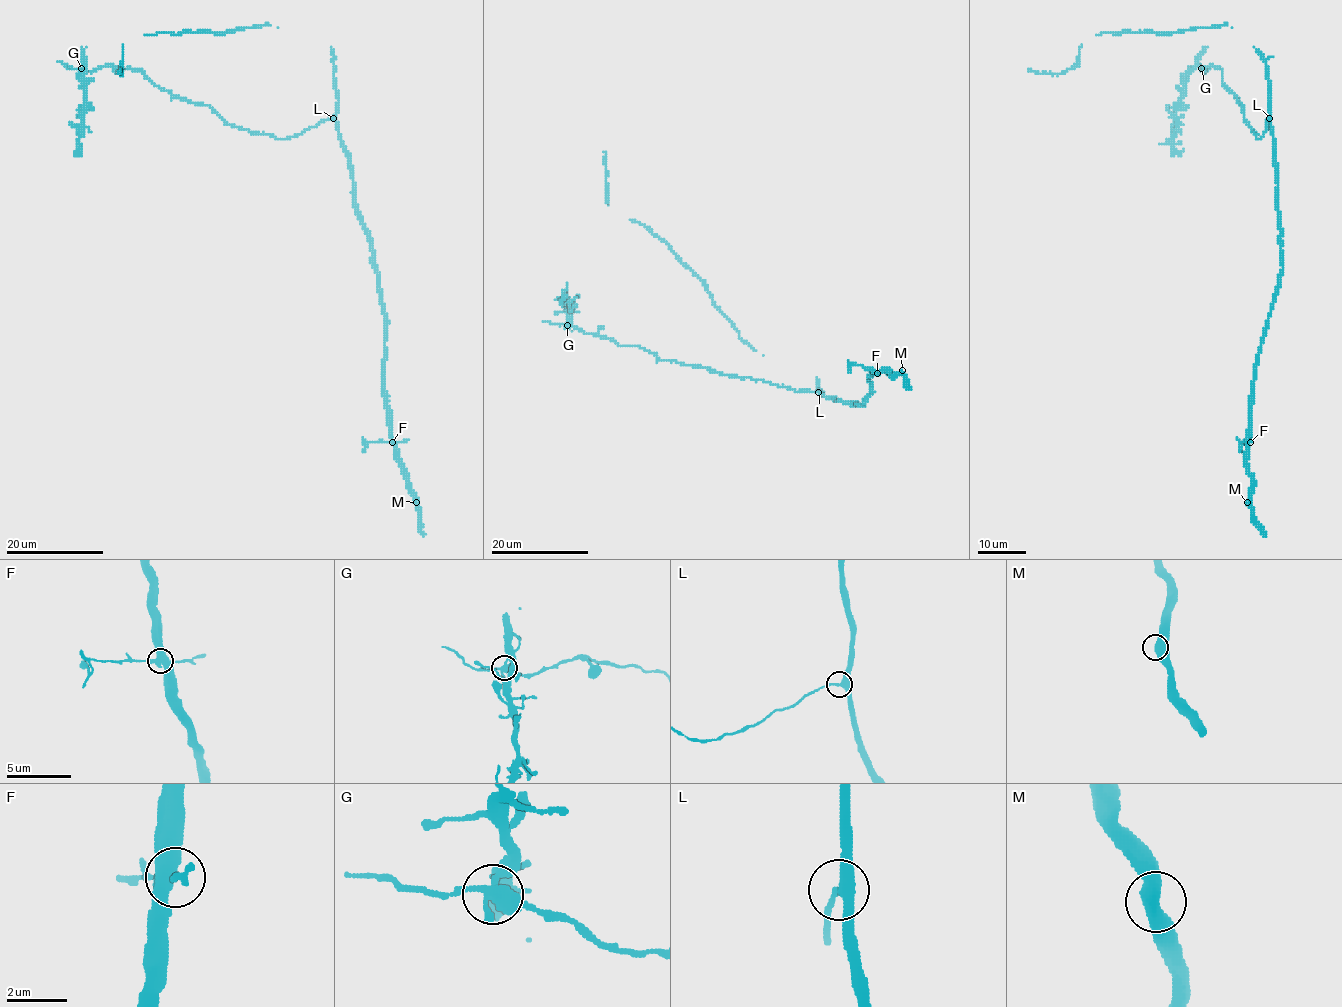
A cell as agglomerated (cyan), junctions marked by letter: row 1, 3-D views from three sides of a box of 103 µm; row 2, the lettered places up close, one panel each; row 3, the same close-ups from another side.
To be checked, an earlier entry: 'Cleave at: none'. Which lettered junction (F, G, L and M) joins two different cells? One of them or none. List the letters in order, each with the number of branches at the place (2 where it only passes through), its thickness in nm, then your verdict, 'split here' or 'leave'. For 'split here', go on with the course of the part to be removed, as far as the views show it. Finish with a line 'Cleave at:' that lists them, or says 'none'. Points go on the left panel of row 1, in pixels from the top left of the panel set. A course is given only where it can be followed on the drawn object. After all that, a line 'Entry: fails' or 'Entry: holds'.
F: 4 | 440 nm | split here | (392, 441), (366, 442), (367, 445), (362, 442)
G: 4 | 360 nm | leave
L: 3 | 300 nm | leave
M: 2 | 480 nm | leave
Cleave at: F
Entry: fails

